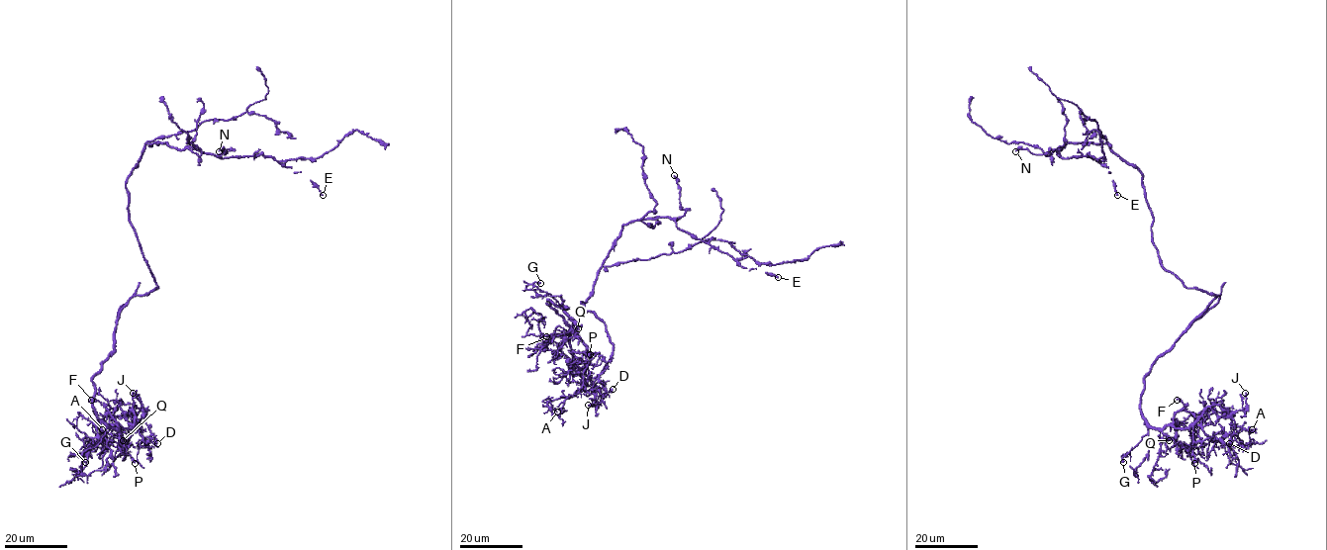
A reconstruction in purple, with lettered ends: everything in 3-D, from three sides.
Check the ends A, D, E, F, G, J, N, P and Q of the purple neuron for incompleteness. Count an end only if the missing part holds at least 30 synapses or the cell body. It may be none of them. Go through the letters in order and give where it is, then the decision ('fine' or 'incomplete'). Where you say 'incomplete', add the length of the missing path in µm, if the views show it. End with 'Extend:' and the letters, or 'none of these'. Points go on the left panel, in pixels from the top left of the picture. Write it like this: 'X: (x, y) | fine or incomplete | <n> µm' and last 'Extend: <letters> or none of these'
A: (102, 429) | fine
D: (157, 443) | fine
E: (323, 195) | fine
F: (91, 400) | fine
G: (85, 462) | fine
J: (133, 393) | fine
N: (219, 151) | fine
P: (135, 463) | fine
Q: (123, 440) | fine
Extend: none of these

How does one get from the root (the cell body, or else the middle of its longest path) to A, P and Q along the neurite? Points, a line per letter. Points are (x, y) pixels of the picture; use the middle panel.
A: (597, 316), (613, 356), (589, 378), (548, 300), (573, 320), (587, 350), (583, 389), (550, 400), (557, 412)
P: (597, 316), (613, 356), (589, 378), (548, 300), (573, 320), (566, 358), (590, 354)
Q: (597, 316), (613, 346), (612, 358), (596, 377), (589, 378), (576, 365), (569, 325), (548, 300), (578, 328)

